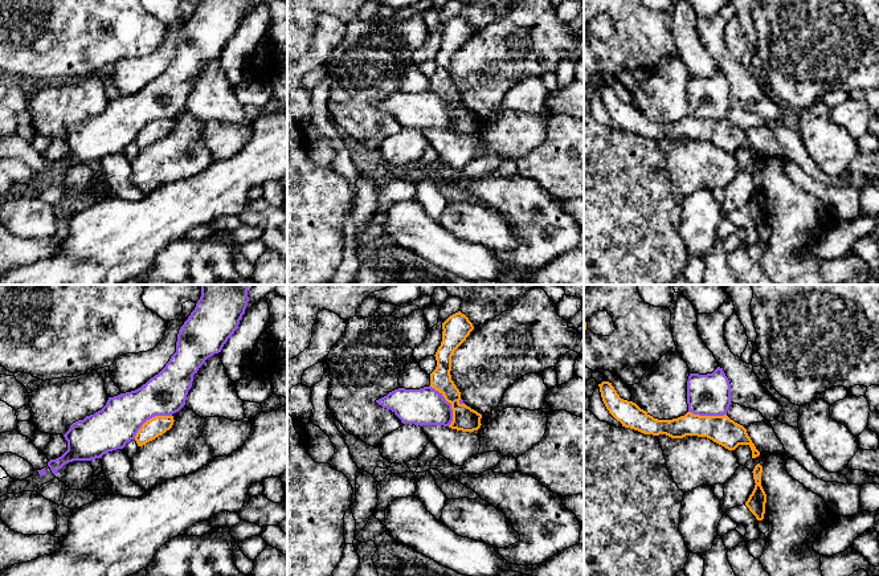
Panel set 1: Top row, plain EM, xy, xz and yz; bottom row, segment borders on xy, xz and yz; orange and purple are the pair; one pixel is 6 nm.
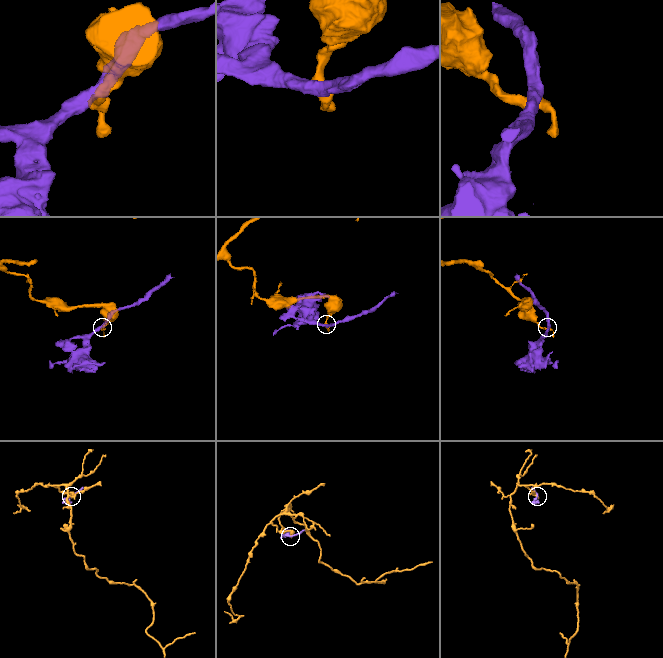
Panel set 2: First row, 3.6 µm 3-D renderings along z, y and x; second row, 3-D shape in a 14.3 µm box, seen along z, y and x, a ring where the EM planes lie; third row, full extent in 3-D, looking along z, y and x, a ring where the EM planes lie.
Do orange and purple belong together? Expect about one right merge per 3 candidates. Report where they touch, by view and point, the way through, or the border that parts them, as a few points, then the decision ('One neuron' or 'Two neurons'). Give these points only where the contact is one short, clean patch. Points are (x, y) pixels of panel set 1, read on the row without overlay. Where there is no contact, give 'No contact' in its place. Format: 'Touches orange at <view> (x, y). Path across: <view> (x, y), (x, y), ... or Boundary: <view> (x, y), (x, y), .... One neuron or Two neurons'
Touches orange at xz (450, 106). Boundary: xz (429, 89), (450, 107), (452, 126), (449, 129). Two neurons

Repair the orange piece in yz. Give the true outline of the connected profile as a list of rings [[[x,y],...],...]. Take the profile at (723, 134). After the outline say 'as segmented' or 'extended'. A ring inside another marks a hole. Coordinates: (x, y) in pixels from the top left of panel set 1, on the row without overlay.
[[[602,85],[598,90],[606,113],[625,131],[643,138],[666,138],[671,142],[683,142],[686,139],[707,140],[728,154],[735,154],[739,148],[748,148],[752,154],[752,162],[760,159],[747,132],[727,118],[699,119],[687,115],[678,122],[658,123],[635,106],[621,102],[612,86]]] | as segmented

